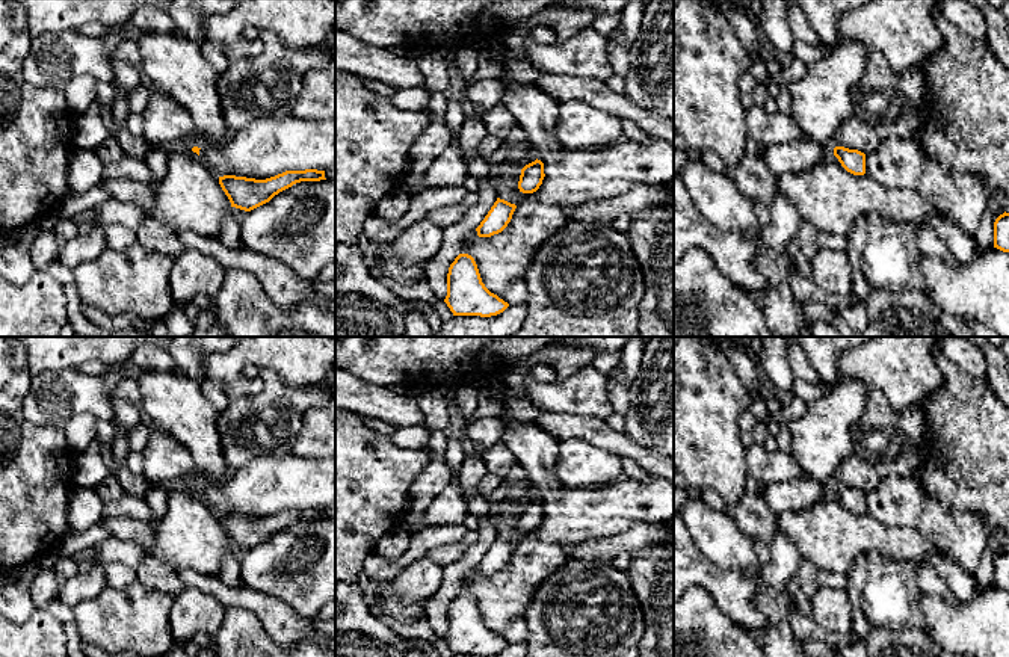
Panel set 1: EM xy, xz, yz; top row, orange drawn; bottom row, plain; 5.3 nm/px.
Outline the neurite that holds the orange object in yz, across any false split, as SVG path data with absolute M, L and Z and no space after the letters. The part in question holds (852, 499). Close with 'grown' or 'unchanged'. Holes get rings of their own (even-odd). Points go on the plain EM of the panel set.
M835 485L834 494L838 497L841 504L853 512L864 514L866 512L866 492L858 488L849 488L844 485Z; unchanged

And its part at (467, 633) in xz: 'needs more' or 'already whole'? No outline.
already whole

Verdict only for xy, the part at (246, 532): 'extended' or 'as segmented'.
as segmented

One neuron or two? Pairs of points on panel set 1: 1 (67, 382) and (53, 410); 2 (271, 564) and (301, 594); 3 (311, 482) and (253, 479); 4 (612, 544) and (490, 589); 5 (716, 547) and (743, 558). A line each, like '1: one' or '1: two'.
1: one
2: one
3: one
4: two
5: one

